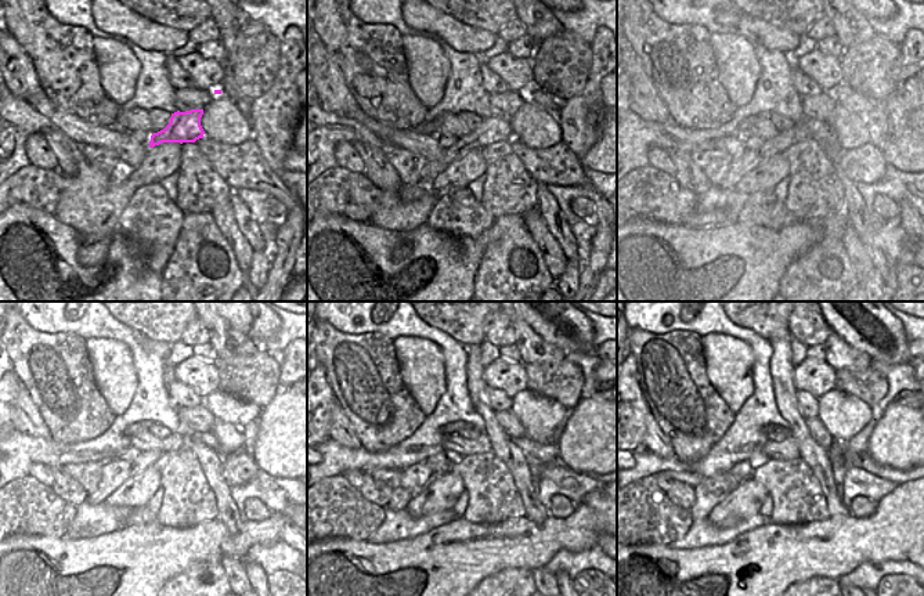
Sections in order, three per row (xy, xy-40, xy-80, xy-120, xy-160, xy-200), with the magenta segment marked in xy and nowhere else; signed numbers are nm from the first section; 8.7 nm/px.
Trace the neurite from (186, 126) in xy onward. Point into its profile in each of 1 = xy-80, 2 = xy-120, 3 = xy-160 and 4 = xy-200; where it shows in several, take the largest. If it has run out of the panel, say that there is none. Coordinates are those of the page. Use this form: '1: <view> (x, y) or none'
1: xy-80 (807, 129)
2: xy-120 (115, 472)
3: xy-160 (418, 477)
4: xy-200 (710, 492)

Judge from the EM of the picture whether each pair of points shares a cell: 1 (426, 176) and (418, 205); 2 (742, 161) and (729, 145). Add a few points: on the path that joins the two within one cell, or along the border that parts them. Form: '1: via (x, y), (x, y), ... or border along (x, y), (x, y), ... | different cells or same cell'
1: border along (412, 183), (428, 187) | different cells
2: border along (746, 148), (732, 155) | different cells

